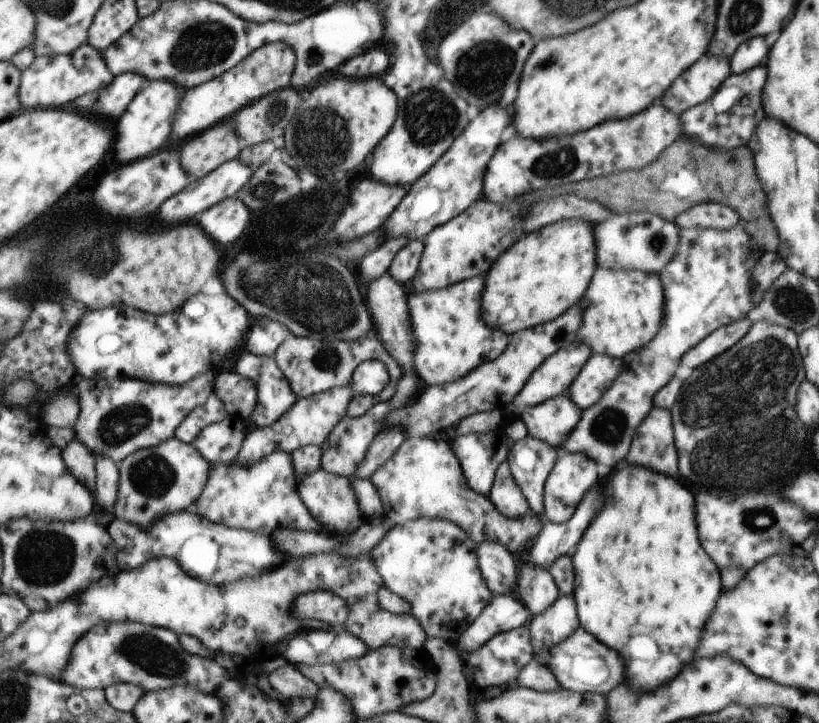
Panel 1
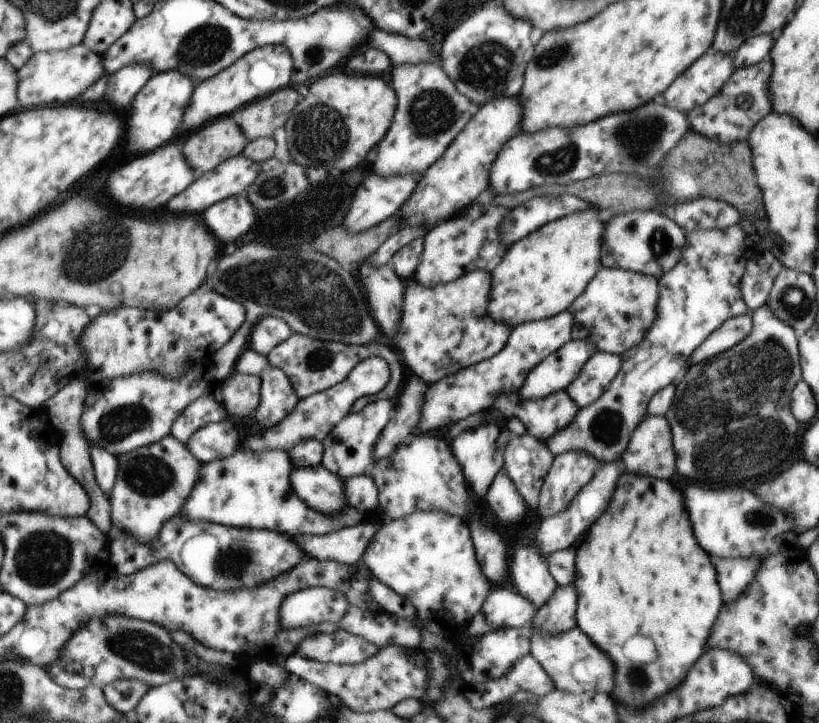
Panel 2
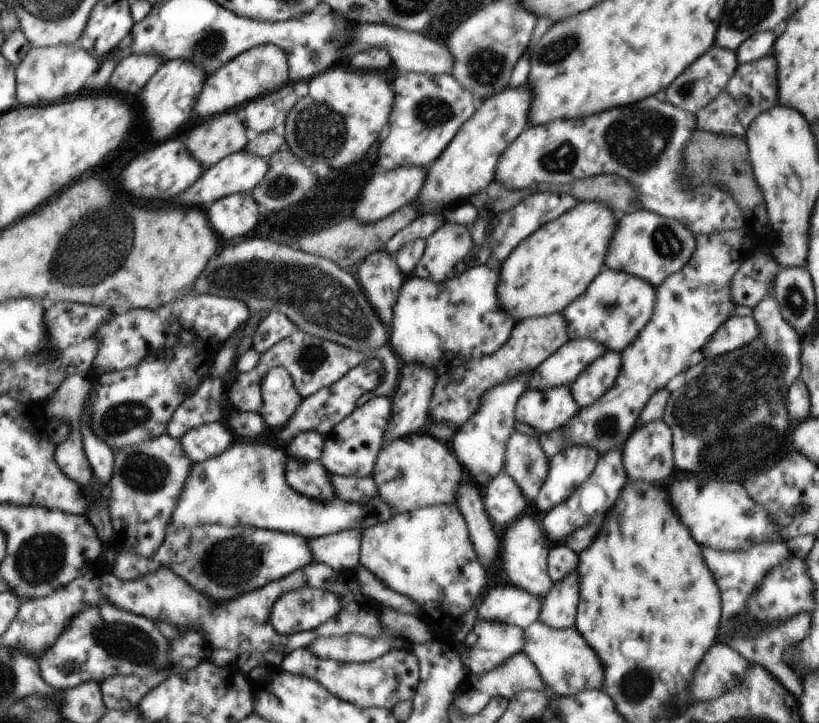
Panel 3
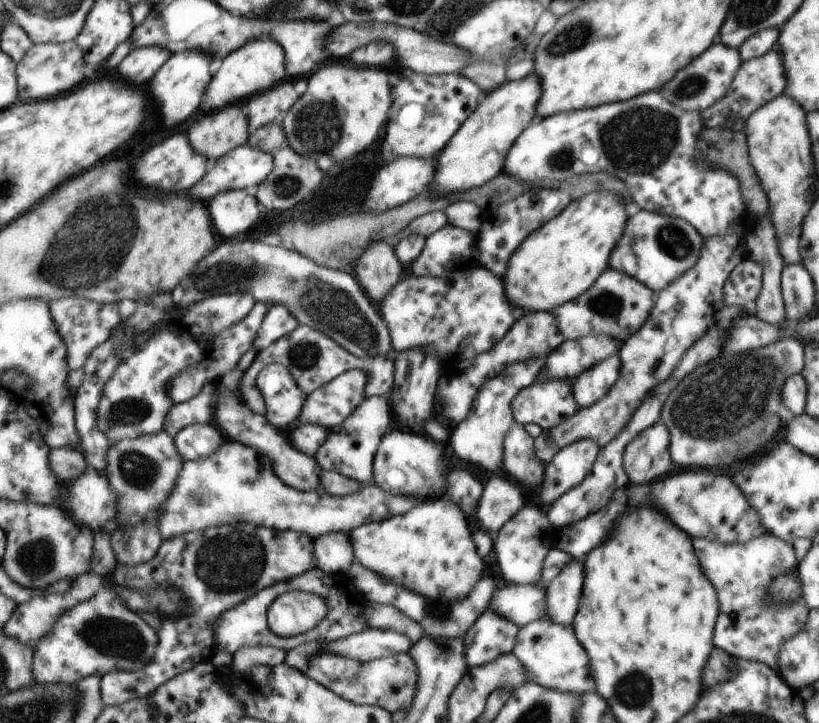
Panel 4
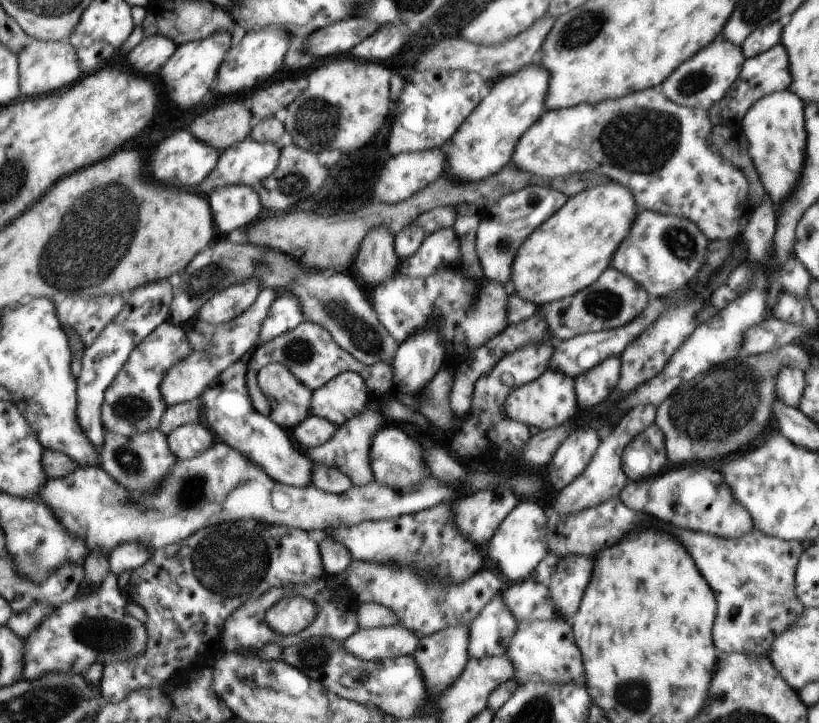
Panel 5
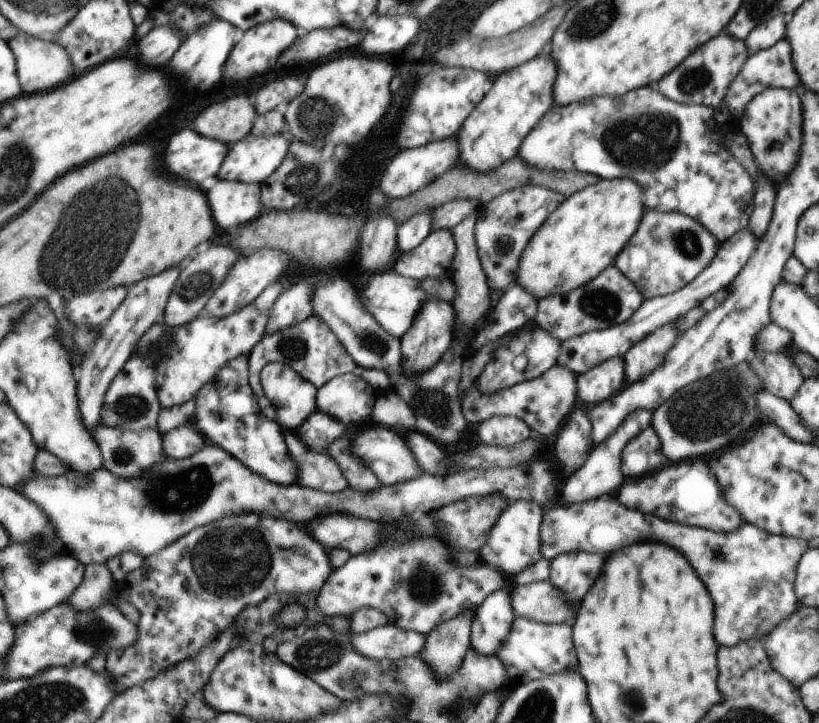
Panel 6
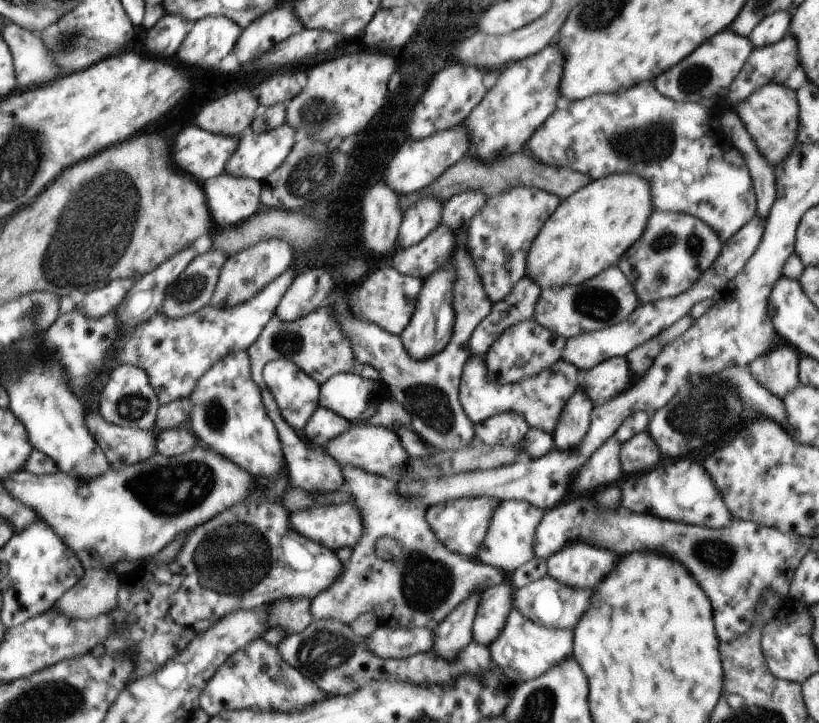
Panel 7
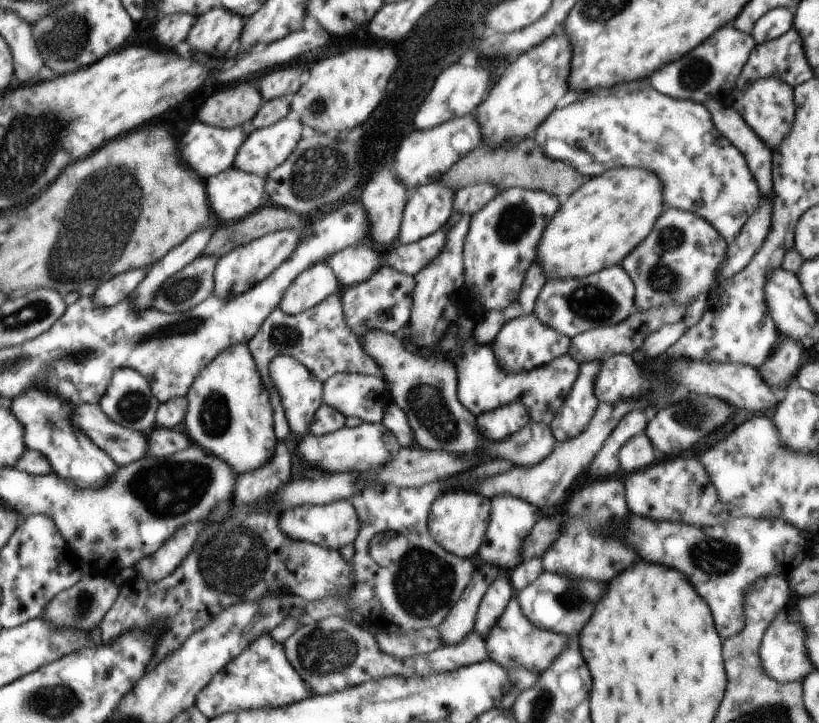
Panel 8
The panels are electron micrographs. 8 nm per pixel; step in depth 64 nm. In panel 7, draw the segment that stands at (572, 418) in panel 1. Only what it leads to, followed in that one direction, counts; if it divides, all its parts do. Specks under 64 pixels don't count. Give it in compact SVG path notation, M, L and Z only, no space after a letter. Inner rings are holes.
M470 358L466 362L459 390L460 404L473 424L484 422L498 413L515 412L526 419L529 427L552 434L559 421L559 418L554 418L554 416L561 415L567 402L579 388L581 373L573 364L560 358L550 368L513 385L500 385L488 380L486 376L487 368L484 358Z

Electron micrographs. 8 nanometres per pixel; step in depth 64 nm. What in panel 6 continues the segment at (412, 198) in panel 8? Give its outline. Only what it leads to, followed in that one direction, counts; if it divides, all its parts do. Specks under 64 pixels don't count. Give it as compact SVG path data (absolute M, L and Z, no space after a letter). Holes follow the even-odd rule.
M433 210L422 211L397 226L398 254L413 251L431 232Z

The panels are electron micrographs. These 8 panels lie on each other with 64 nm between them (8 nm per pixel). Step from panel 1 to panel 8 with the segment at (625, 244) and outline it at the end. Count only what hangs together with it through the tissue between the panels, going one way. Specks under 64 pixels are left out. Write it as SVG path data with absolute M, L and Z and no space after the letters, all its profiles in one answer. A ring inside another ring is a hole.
M666 208L657 216L648 238L620 262L635 286L635 310L645 311L672 301L688 306L694 299L704 299L704 294L708 296L718 284L715 276L725 261L727 244L725 238L697 214Z

